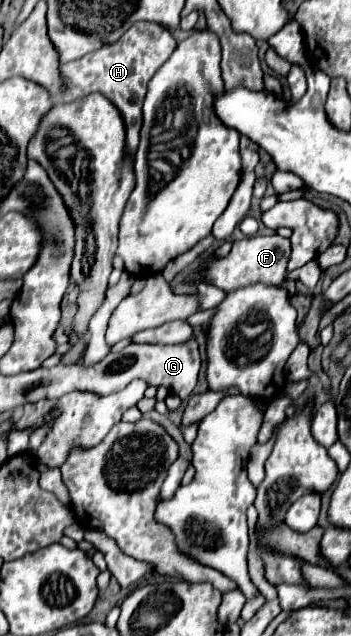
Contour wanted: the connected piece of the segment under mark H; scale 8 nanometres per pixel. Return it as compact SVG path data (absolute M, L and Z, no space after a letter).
M137 22L115 44L103 46L101 50L95 50L91 54L85 54L79 60L73 60L61 66L61 74L65 78L63 102L71 102L73 98L79 98L91 92L101 92L105 98L109 98L123 116L125 132L127 132L125 154L133 160L139 146L141 106L143 106L147 82L153 78L157 68L161 68L161 64L169 60L175 46L177 46L175 38L165 26L159 26L153 22Z

